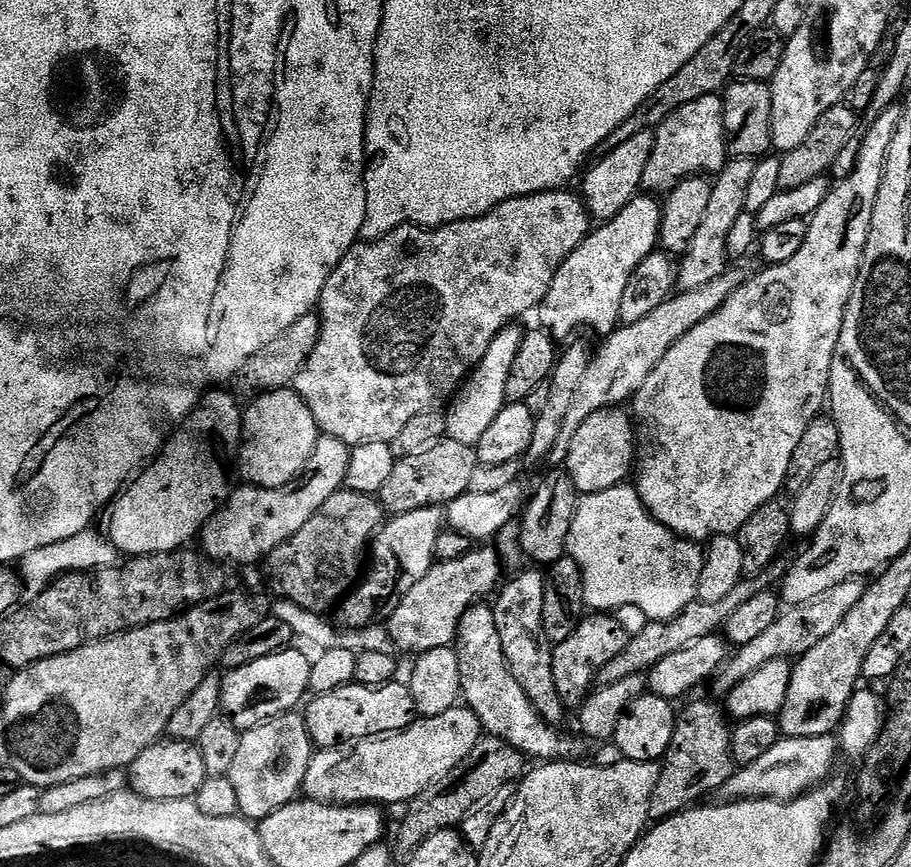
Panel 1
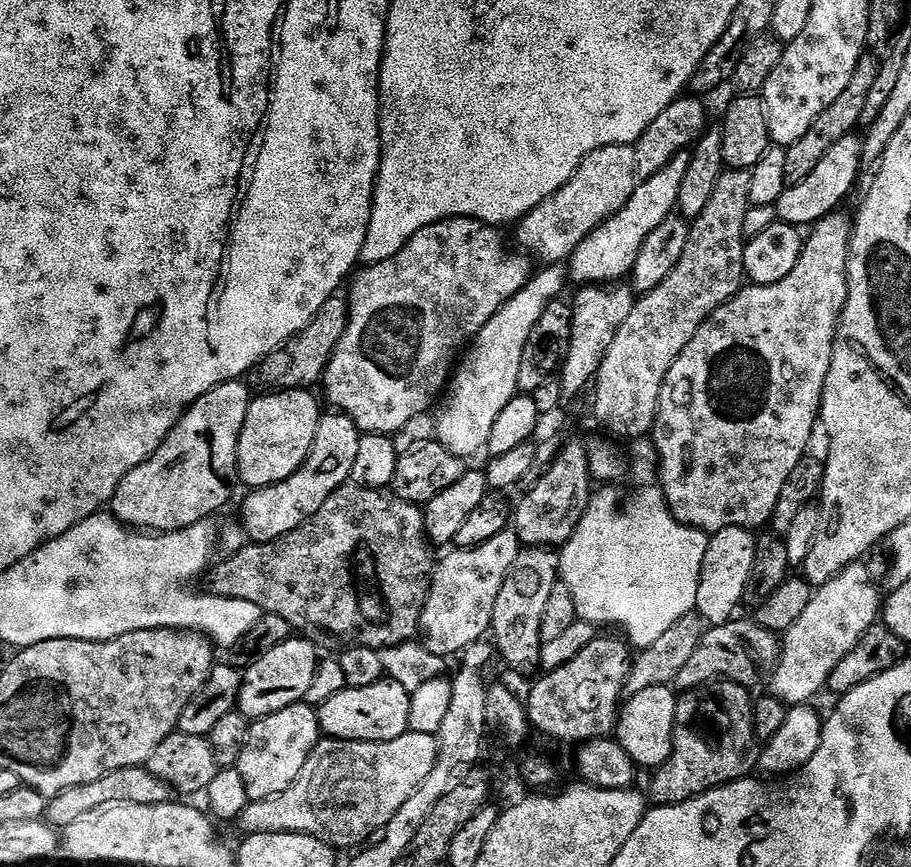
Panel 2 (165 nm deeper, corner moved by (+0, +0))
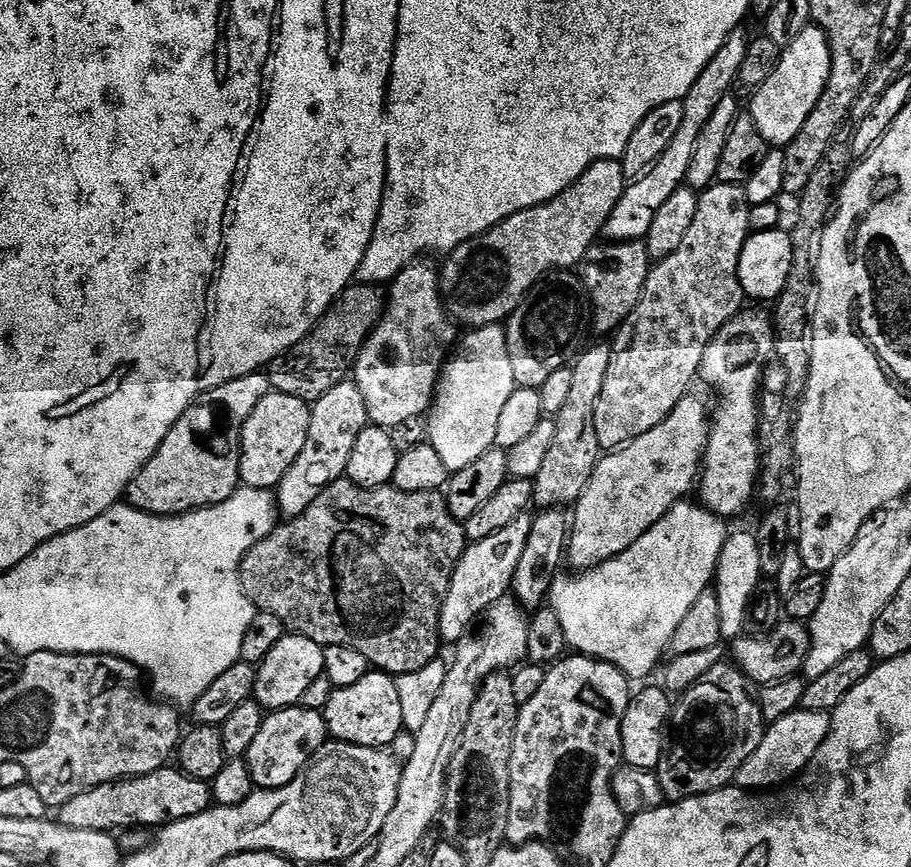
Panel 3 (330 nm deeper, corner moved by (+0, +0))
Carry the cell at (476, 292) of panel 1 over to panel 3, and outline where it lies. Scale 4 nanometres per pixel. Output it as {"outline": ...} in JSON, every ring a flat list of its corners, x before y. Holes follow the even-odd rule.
{"outline":[[424,263,407,264,391,280,386,292,384,315,366,338,354,365,354,382,358,390,362,390,362,402,366,402,369,421,378,428,391,430,398,426,398,422,424,416,431,409,436,386,440,383,440,373,458,340,457,325,450,319,440,295,440,273,435,267,432,269]]}

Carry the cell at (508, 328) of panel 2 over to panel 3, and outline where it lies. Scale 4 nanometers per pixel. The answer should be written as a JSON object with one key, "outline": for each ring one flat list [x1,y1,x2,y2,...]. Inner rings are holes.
{"outline":[[487,324,484,328,471,329,467,335,465,340,463,337,459,341,460,356,453,355,445,363,432,407,426,416,427,443,438,450,449,473,470,466,470,462,475,462,495,445,498,417,510,394,514,394,518,387,510,367,505,329,500,324]]}

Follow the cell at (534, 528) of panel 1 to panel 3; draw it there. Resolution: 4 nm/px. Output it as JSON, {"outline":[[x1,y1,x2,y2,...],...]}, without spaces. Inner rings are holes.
{"outline":[[608,342,590,344,577,355,571,365,574,374,572,388,571,392,568,392,568,401,554,417,556,422,554,443,546,453,542,470,538,470,536,479,532,481,534,504,540,510,546,508,564,510,575,505,576,501,582,498,590,482,590,474,594,474,596,464,602,455,602,449,598,446,598,434,594,430,594,410,598,394,602,394,602,386,606,383,606,370,610,366,612,345]]}

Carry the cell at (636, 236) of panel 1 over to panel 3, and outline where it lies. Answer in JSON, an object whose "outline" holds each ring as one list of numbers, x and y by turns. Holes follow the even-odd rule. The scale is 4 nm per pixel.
{"outline":[[741,26,728,35,726,42,722,42,722,50,718,50,718,54,710,58,710,66,706,66,706,70,698,74,698,82,690,86,690,94,686,94,682,102,682,126,678,126,670,146,666,146,666,150,653,162,652,167,625,187,622,198,618,198,618,206,610,210,610,218,606,218,604,223,602,236,605,241,643,240,650,230,650,222,654,222,654,214,658,214,658,206,668,201,670,194,674,194,674,190,678,190,687,181,690,157,694,155,694,142,698,142,698,134,702,134,707,120,714,115,718,102,722,102,722,98,733,91,738,70,746,58,750,39,750,33,746,29,747,27]]}

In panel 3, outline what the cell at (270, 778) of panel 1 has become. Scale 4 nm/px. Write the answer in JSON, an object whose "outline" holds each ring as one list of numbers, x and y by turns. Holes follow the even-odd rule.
{"outline":[[303,706,269,711,246,757,256,788,281,788,289,784,328,739,323,711,315,712]]}

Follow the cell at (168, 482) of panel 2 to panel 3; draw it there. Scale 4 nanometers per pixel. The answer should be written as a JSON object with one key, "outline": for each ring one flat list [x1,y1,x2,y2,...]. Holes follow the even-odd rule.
{"outline":[[263,371,251,372,242,378,234,378,230,382,226,382,222,386,210,389,209,392,203,392,198,399,193,400,192,405,186,410,186,414,182,414,182,418,178,418,178,422,174,422,174,426,170,430,170,434,166,434,166,438,162,442,162,446,158,446,158,450,154,454,154,458,150,458,150,462,146,462,142,466,142,470,138,470,138,474,130,482,126,493,127,503,133,508,137,508,140,512,149,512,155,516,181,516,187,512,196,512,200,508,209,508,215,504,226,502,226,498,230,498,241,487,240,483,240,431,246,422,246,418,250,418,250,414,254,414,254,406,258,406,258,402,262,402,262,398,266,398,268,392,273,391,272,383,268,380,267,375]]}

